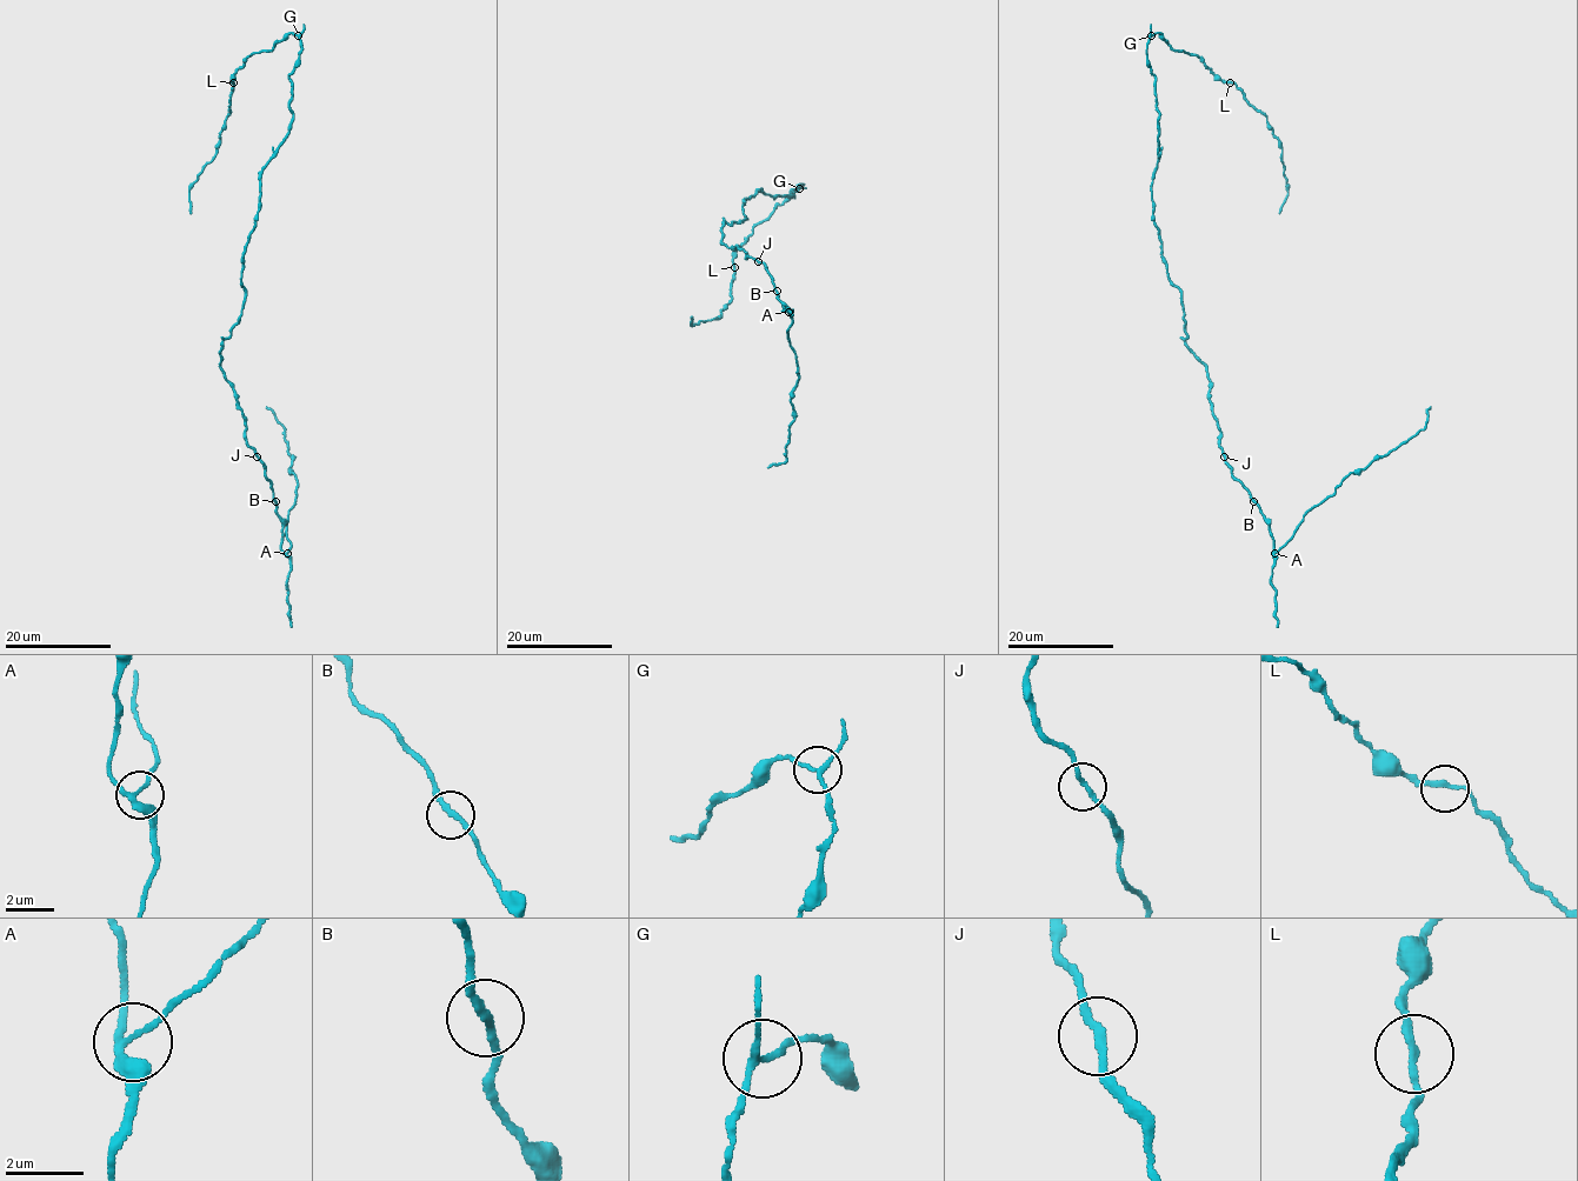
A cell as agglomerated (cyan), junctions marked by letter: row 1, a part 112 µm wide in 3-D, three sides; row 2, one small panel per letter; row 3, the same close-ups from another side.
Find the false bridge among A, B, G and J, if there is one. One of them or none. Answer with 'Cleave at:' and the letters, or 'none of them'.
Cleave at: G

